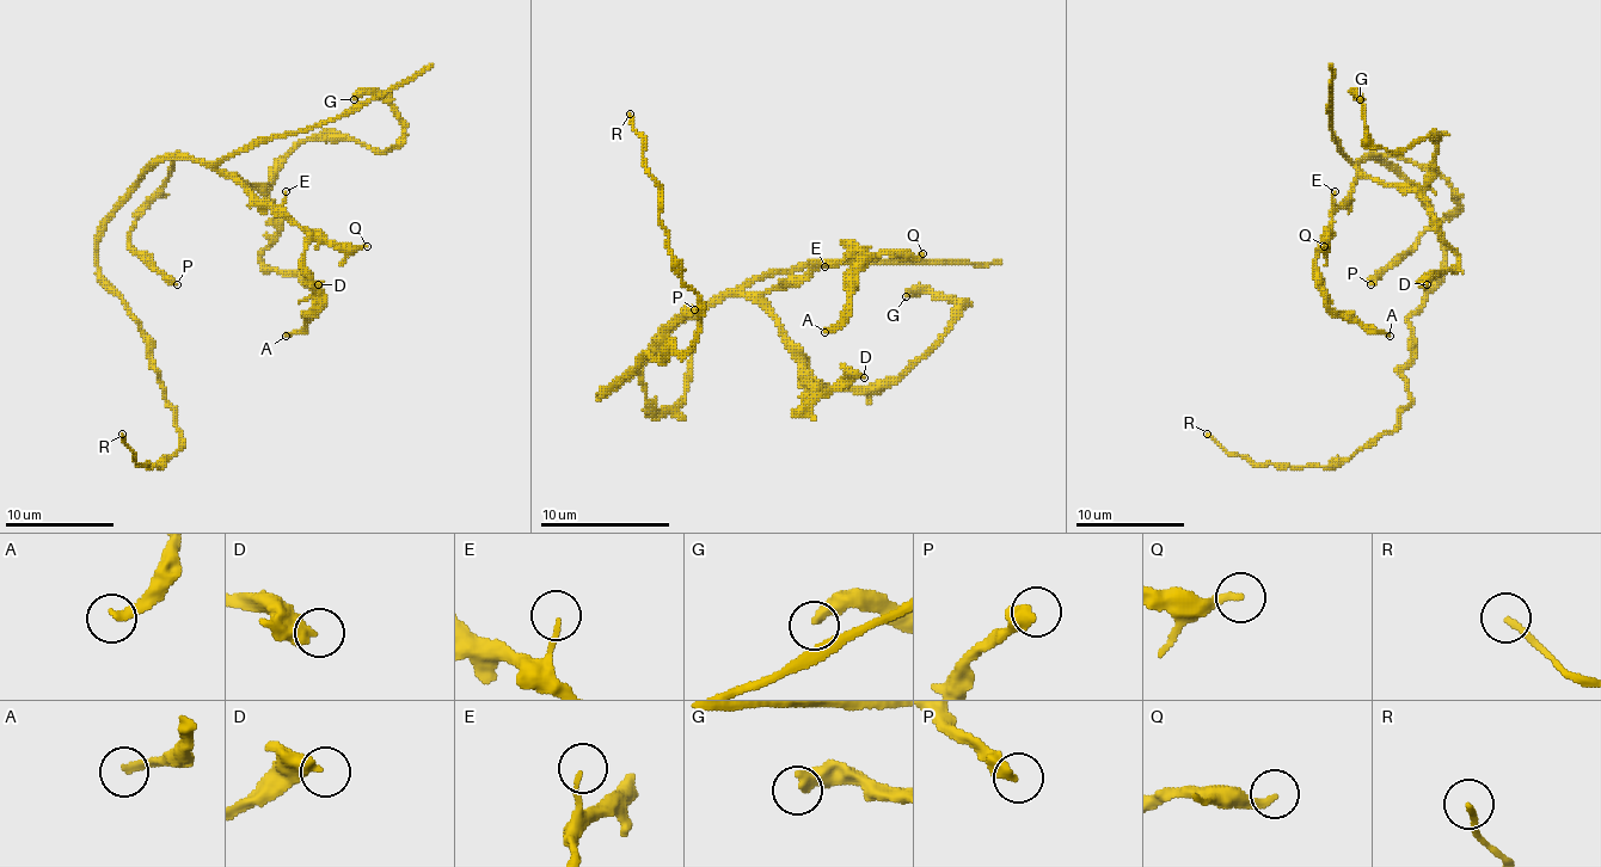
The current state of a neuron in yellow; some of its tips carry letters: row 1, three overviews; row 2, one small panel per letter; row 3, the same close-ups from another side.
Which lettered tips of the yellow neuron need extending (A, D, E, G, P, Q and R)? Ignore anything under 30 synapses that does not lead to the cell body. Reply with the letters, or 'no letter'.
no letter

